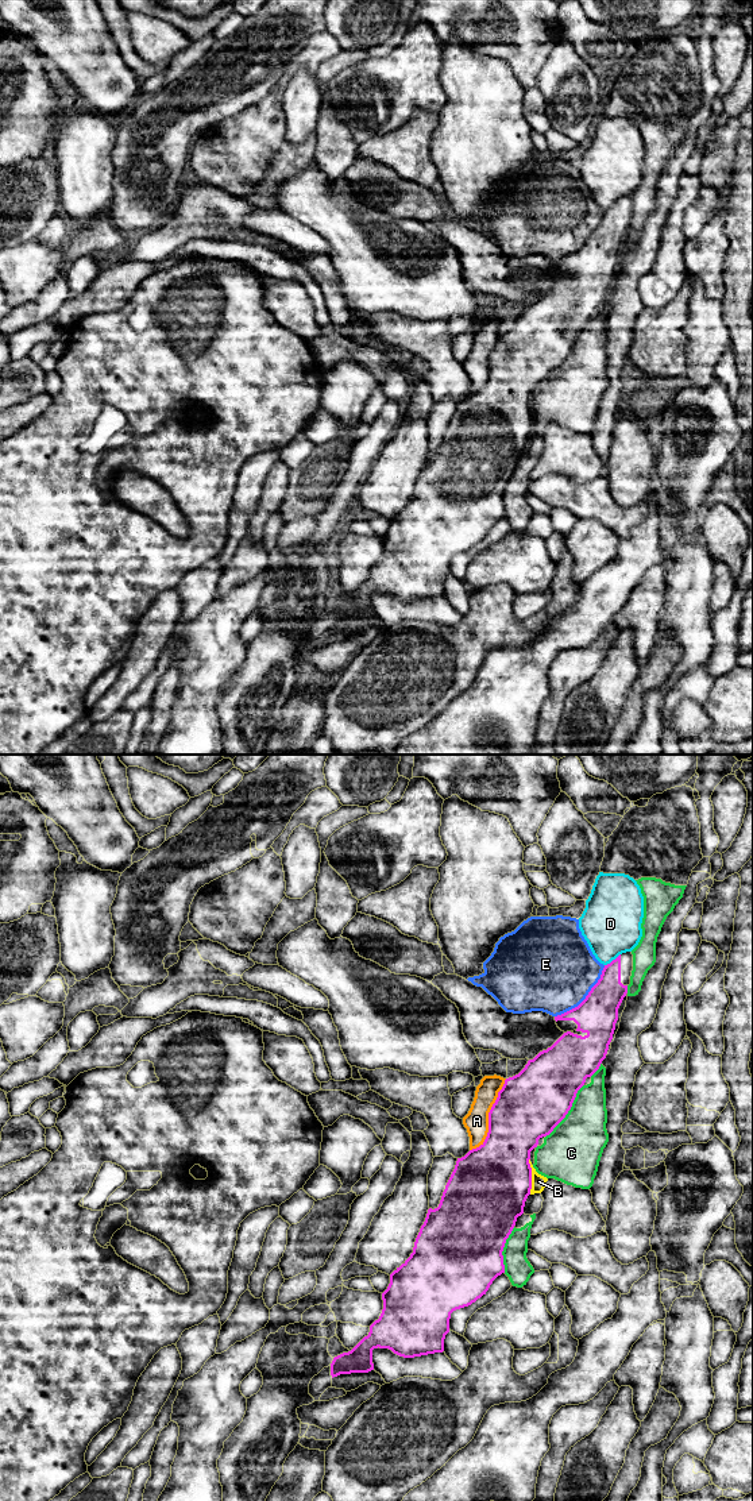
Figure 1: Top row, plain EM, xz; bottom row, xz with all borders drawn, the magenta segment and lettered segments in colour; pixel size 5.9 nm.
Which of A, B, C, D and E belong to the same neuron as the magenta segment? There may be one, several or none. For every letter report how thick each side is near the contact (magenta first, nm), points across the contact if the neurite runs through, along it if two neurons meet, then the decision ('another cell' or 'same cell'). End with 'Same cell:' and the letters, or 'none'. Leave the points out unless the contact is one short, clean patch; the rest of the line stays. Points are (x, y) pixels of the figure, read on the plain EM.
A: 400 nm thick on the magenta side, 140 nm on the other; another cell
B: 460 nm thick on the magenta side, 90 nm on the other; border along xz (529, 402), (531, 438); another cell
C: 400 nm thick on the magenta side, 340 nm on the other; another cell
D: 200 nm thick on the magenta side, 360 nm on the other; another cell
E: 240 nm thick on the magenta side, 500 nm on the other; another cell
Same cell: none

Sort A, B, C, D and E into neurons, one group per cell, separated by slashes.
A / B C / D / E

